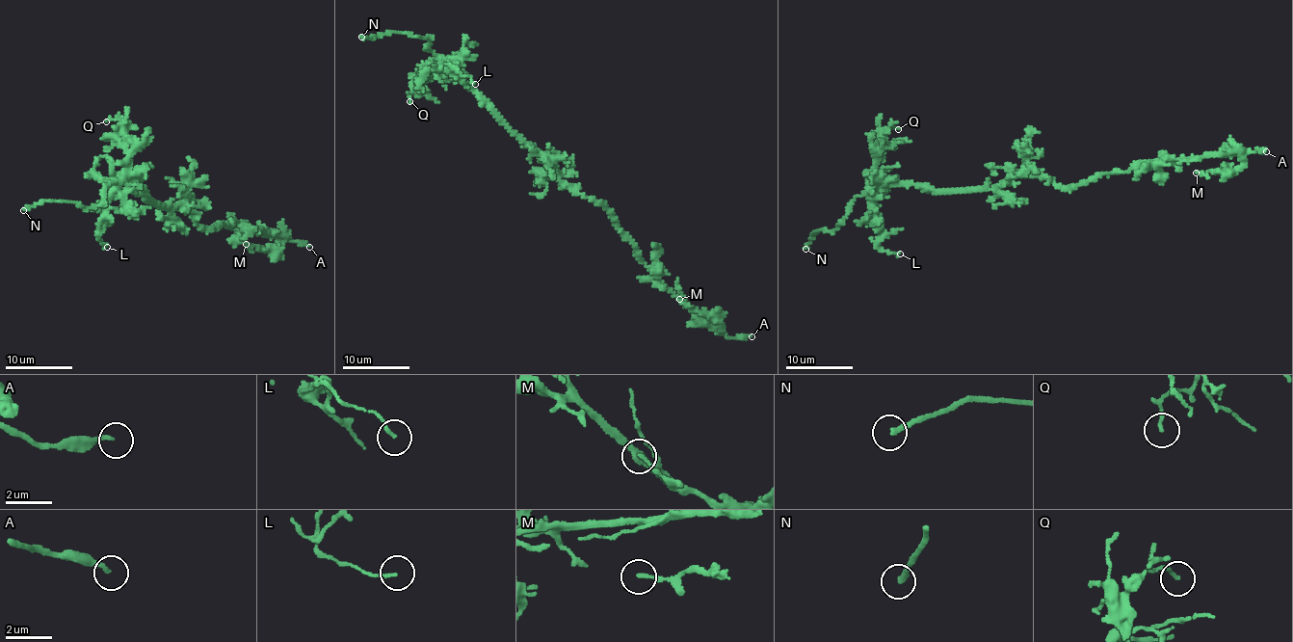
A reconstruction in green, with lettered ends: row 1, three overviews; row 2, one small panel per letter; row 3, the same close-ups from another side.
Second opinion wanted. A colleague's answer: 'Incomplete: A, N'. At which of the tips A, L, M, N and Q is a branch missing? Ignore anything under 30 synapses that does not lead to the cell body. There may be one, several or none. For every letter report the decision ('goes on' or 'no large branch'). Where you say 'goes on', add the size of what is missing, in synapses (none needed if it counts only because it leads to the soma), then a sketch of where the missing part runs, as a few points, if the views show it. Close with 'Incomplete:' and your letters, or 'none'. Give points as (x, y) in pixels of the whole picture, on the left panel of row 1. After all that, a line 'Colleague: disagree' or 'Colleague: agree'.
A: goes on | 60 syn
L: no large branch
M: no large branch
N: goes on
Q: no large branch
Incomplete: A, N
Colleague: agree

